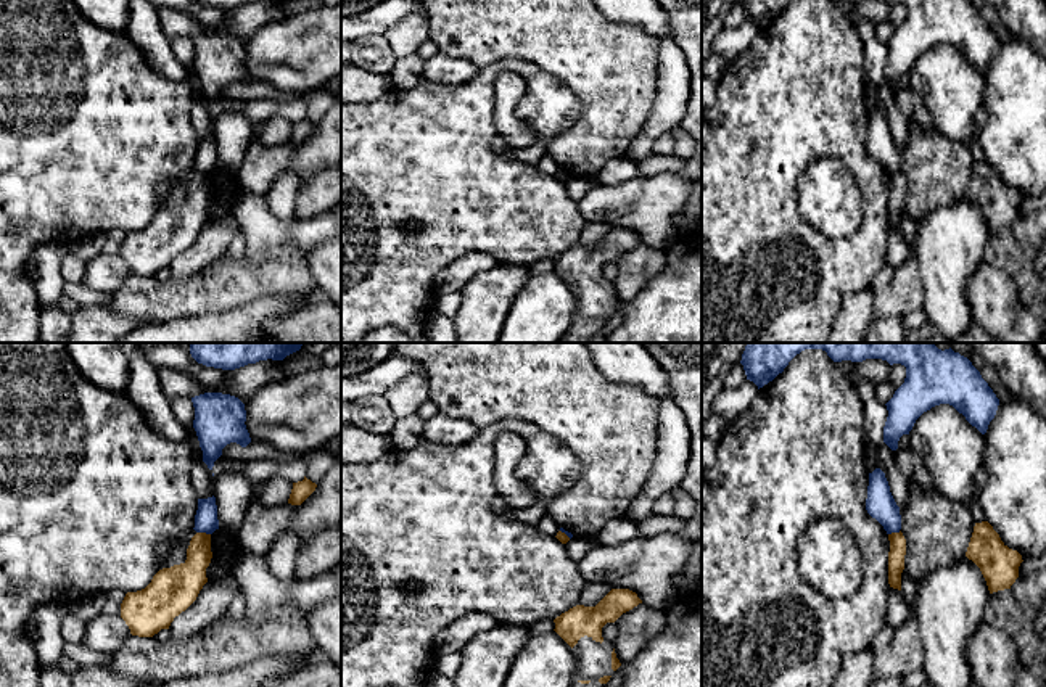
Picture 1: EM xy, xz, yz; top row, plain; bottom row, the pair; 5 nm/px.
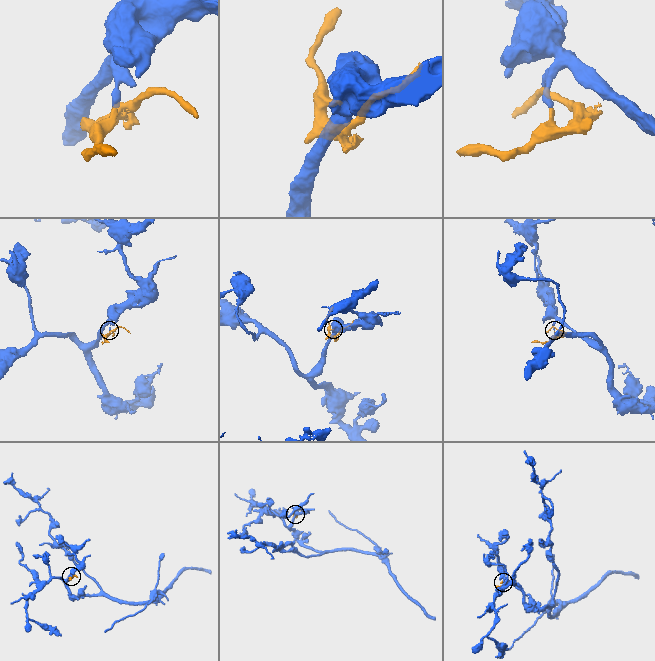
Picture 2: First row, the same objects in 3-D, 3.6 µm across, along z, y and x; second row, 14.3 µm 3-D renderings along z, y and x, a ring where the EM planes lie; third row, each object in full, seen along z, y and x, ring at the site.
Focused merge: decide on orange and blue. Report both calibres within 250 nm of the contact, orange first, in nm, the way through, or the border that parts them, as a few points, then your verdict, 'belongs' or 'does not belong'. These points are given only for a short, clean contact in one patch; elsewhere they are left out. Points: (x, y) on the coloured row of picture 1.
170/110 nm | along xy (197, 531), (210, 534) | does not belong

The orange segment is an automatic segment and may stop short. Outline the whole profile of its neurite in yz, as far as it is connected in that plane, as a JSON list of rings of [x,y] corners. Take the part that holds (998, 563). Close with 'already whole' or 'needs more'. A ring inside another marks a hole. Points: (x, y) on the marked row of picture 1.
[[[988,521],[975,523],[966,557],[980,568],[990,594],[1011,589],[1023,562],[1017,550],[1001,541]]]; already whole

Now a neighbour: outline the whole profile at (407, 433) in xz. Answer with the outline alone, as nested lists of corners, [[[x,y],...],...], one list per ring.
[[[412,413],[406,418],[397,418],[389,438],[393,441],[393,447],[397,449],[414,449],[423,441],[423,430],[426,420],[423,420],[418,413]]]

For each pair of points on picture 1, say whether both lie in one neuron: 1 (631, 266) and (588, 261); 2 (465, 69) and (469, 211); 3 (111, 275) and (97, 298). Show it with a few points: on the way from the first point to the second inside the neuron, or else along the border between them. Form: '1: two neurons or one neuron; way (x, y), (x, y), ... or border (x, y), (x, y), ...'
1: two neurons; border (641, 242), (613, 261)
2: two neurons; border (480, 69), (459, 84), (433, 84), (427, 81)
3: two neurons; border (84, 283), (111, 293)

